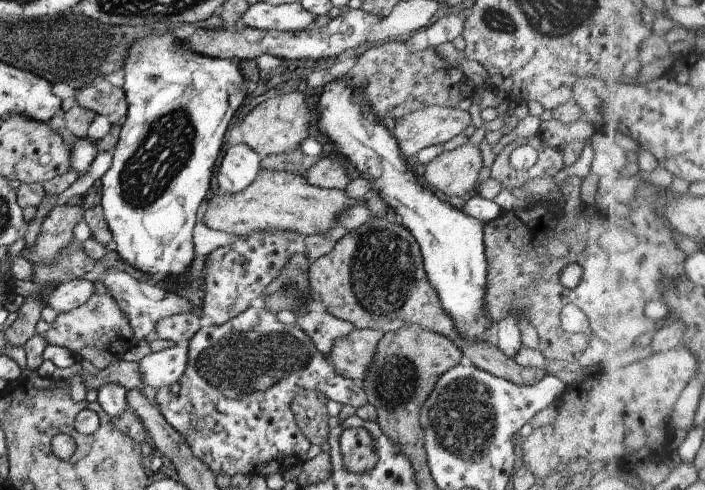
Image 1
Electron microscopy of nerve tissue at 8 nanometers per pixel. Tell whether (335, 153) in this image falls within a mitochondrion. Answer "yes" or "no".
no

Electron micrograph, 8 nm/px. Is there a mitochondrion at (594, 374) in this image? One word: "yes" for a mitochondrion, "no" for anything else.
no

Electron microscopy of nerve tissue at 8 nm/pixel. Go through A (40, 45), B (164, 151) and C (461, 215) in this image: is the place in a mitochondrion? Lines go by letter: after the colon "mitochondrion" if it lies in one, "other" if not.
A: other
B: mitochondrion
C: other

